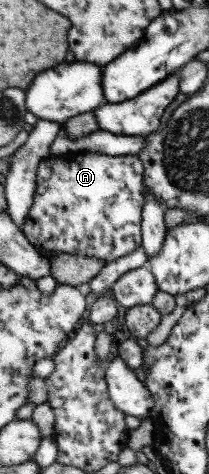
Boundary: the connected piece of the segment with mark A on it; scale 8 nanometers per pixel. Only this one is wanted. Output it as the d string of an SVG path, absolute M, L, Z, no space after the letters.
M84 152L74 156L45 157L36 168L34 194L28 214L24 216L23 236L48 260L64 252L112 261L141 243L140 216L144 192L143 167L136 155L107 156Z

